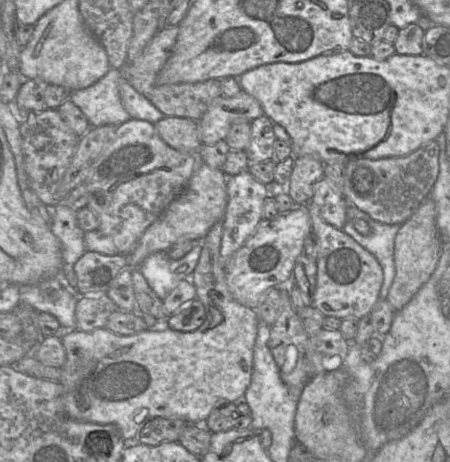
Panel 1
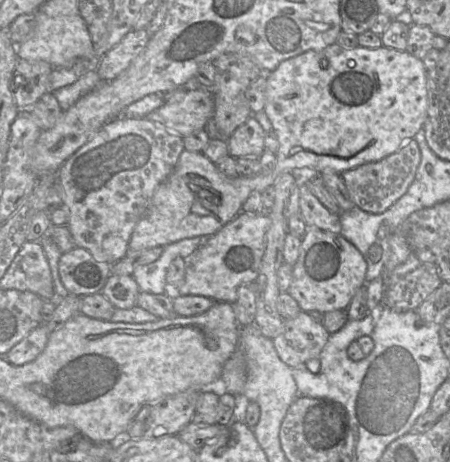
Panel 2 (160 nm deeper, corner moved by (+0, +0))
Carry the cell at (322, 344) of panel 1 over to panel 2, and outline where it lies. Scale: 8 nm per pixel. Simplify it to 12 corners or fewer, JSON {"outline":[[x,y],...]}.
{"outline":[[306,311],[272,342],[291,369],[307,370],[330,333]]}

